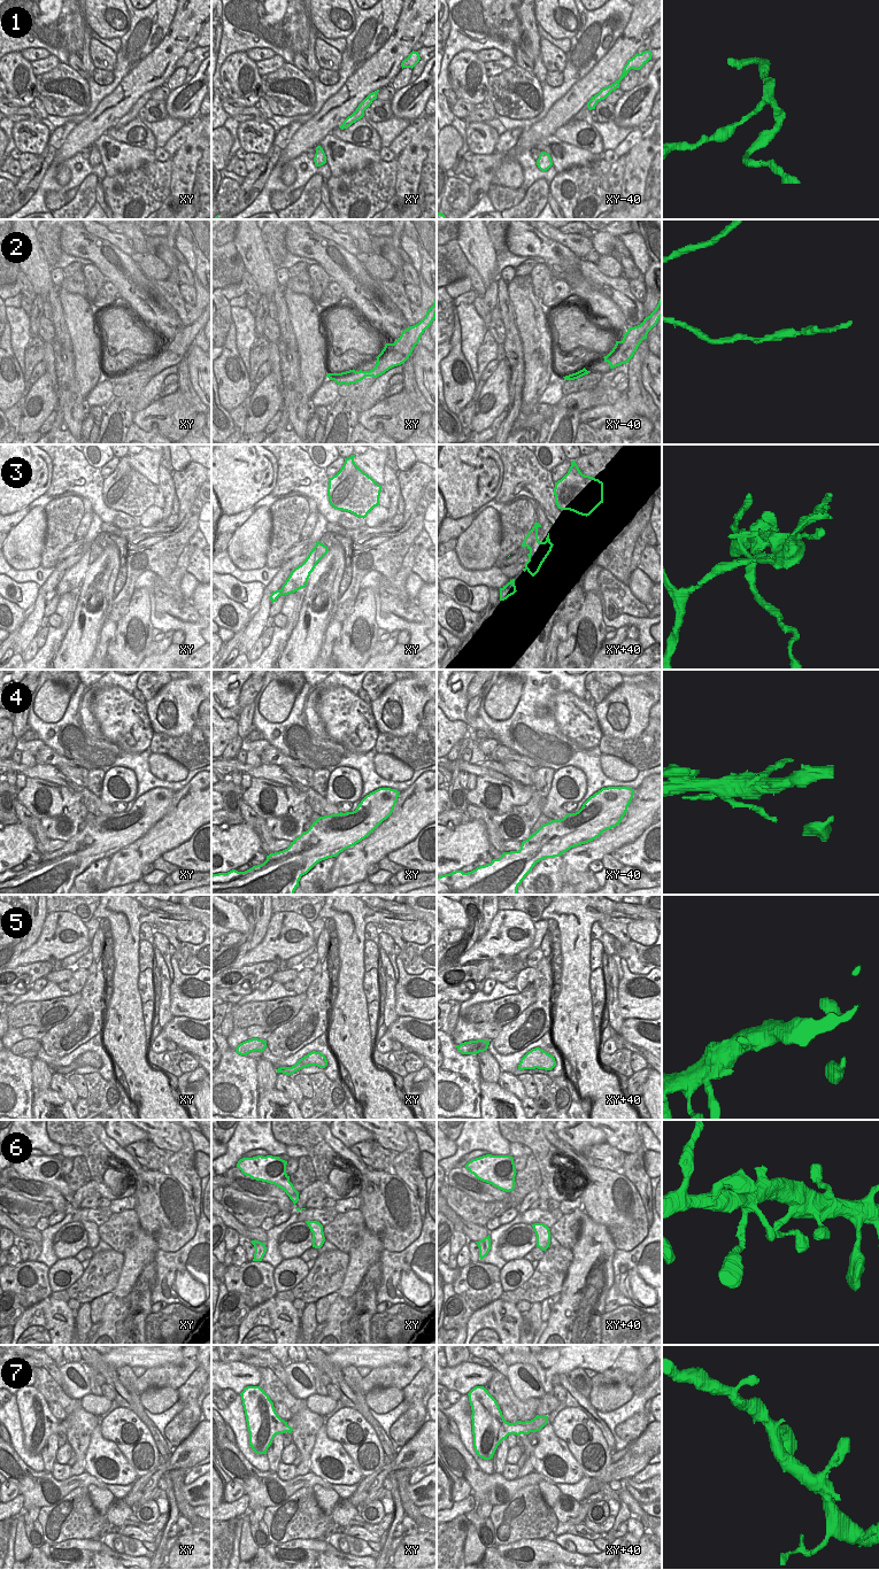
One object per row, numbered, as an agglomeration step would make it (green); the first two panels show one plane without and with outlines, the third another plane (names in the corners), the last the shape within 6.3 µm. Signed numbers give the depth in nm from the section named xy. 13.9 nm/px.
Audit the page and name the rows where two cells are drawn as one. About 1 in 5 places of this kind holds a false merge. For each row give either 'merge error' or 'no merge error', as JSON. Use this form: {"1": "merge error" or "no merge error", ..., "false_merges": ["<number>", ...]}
{"1": "no merge error", "2": "no merge error", "3": "merge error", "4": "no merge error", "5": "no merge error", "6": "no merge error", "7": "no merge error", "false_merges": ["3"]}

